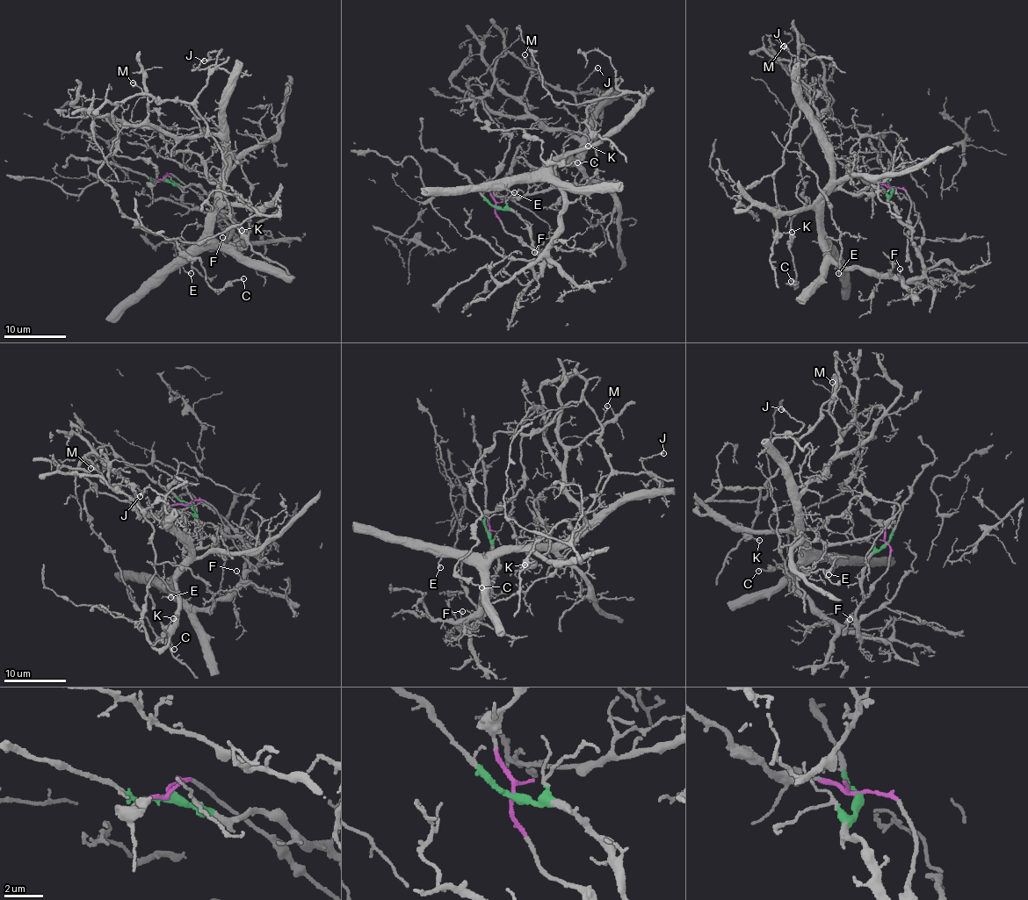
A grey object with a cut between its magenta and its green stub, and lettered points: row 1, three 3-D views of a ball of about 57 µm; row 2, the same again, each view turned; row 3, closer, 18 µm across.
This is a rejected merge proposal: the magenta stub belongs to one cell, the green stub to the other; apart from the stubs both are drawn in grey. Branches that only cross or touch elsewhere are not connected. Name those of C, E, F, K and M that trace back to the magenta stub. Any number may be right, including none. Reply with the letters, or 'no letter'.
C, K, M

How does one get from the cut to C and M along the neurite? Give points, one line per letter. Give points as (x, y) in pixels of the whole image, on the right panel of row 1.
C: (892, 189), (828, 155), (830, 143), (808, 119), (800, 149), (805, 203), (792, 218), (787, 245), (791, 281)
M: (892, 189), (869, 183), (828, 155), (830, 143), (809, 118), (806, 100), (778, 60), (792, 60), (784, 46)

